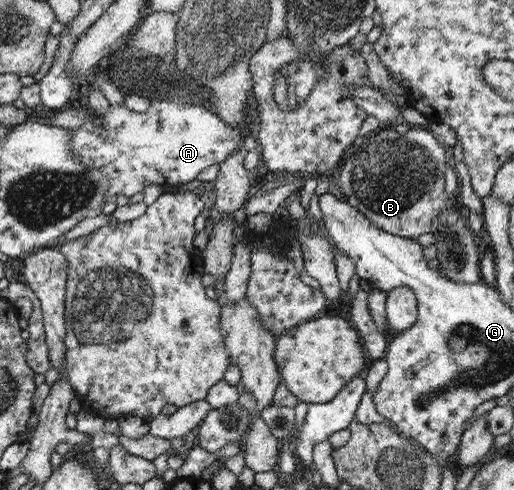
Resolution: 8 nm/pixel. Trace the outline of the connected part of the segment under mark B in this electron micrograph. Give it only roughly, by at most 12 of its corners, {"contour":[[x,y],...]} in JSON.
{"contour":[[428,127],[353,145],[337,184],[388,234],[414,239],[453,198]]}

